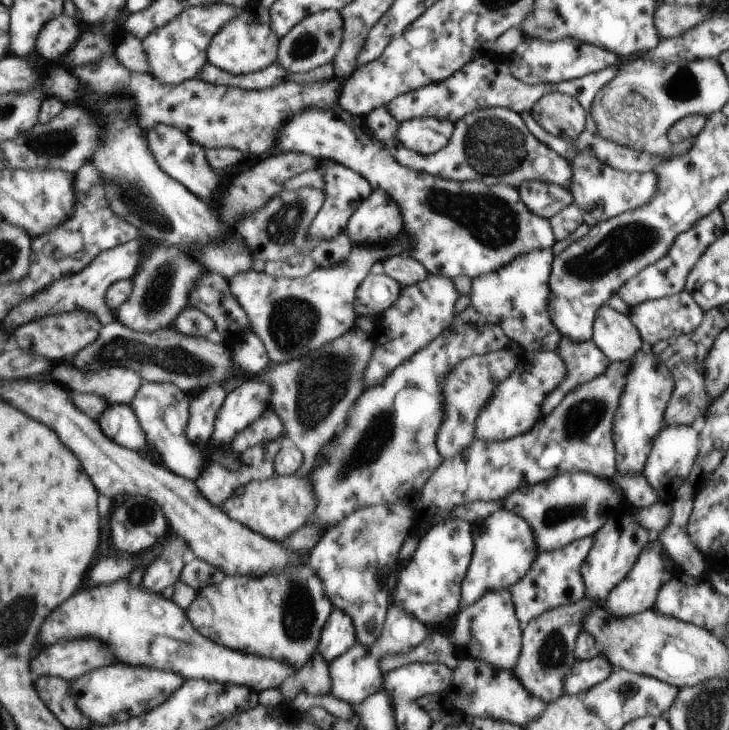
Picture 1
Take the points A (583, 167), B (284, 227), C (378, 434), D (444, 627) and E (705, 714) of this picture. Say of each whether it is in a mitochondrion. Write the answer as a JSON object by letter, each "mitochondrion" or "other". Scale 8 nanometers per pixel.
{"A":"mitochondrion","B":"mitochondrion","C":"mitochondrion","D":"other","E":"mitochondrion"}

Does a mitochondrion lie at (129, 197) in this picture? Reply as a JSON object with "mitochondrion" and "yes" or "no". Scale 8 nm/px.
{"mitochondrion":"yes"}

